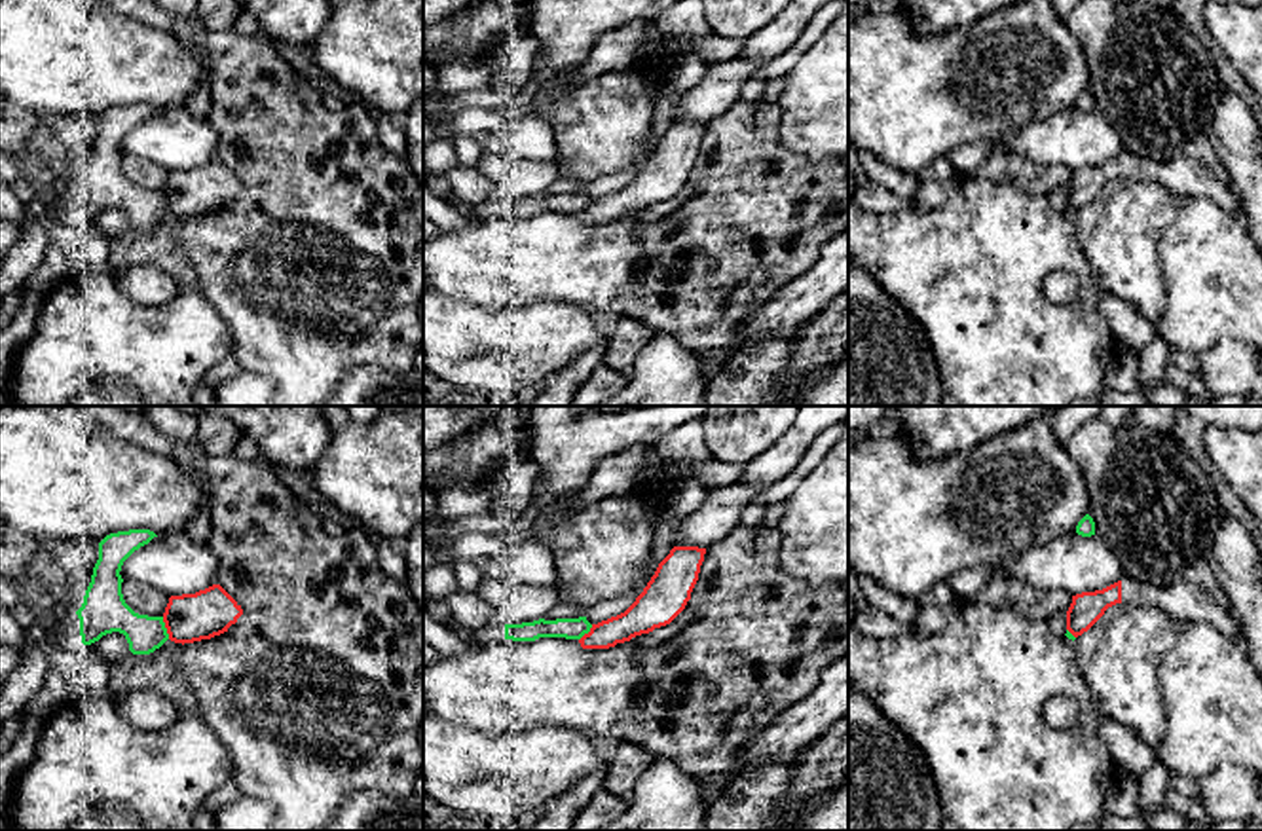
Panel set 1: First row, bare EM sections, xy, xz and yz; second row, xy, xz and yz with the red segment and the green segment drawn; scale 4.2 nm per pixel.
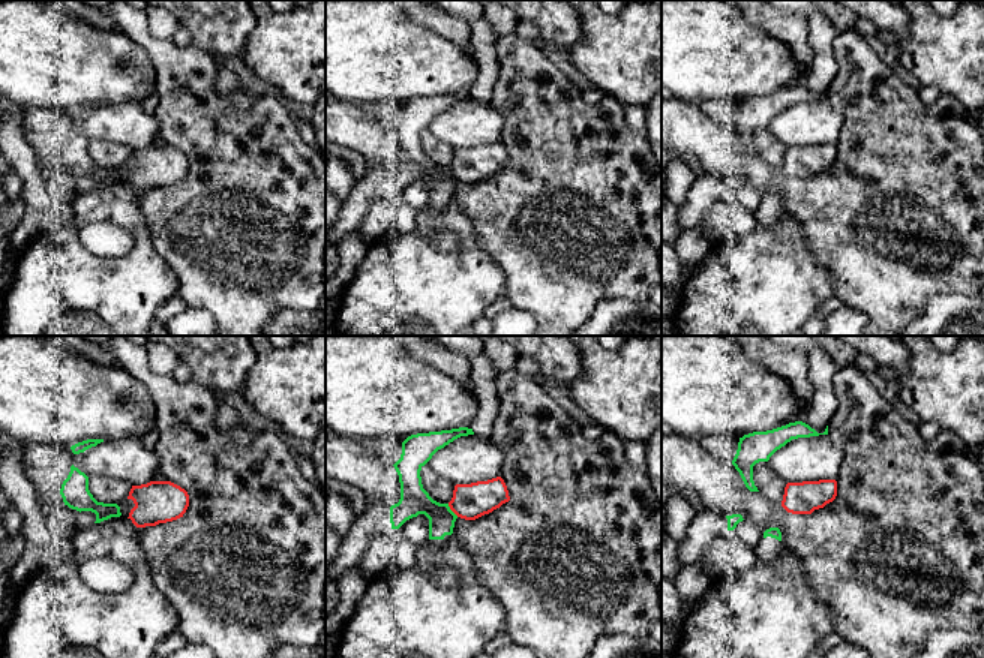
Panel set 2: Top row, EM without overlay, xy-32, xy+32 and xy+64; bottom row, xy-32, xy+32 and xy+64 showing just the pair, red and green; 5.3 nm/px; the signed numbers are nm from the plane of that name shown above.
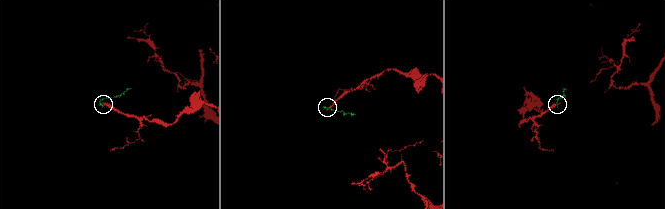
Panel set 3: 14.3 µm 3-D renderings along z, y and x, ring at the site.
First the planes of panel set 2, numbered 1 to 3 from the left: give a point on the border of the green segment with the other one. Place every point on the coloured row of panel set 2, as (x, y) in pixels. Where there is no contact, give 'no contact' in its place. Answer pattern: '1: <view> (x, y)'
1: no contact
2: xy+32 (452, 510)
3: no contact

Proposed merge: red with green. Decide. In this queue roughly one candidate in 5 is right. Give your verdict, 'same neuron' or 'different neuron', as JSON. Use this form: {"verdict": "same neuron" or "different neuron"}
{"verdict": "different neuron"}

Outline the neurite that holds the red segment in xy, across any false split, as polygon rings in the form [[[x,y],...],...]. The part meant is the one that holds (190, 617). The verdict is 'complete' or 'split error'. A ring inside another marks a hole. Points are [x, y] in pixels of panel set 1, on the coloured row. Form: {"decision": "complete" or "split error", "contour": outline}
{"decision": "complete", "contour": [[[213,584],[195,594],[171,596],[163,622],[169,639],[184,645],[228,632],[241,615],[241,605],[220,584]]]}

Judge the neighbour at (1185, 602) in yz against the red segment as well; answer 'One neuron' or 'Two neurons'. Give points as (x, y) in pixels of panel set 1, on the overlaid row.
One neuron

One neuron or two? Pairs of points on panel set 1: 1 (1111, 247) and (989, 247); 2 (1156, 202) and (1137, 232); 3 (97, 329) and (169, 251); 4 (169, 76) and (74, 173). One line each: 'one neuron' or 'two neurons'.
1: two neurons
2: one neuron
3: one neuron
4: two neurons

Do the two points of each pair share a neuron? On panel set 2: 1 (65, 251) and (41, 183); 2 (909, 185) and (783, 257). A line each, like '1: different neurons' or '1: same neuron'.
1: different neurons
2: different neurons

